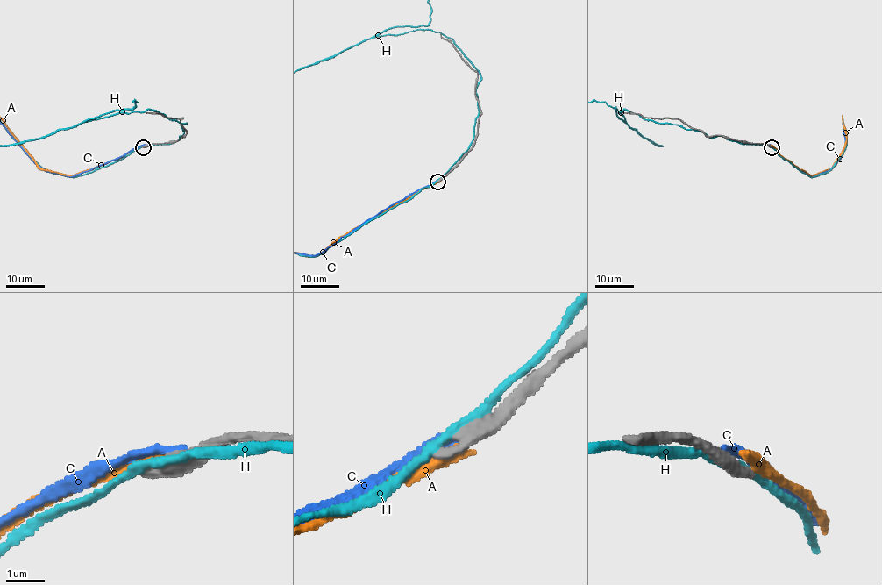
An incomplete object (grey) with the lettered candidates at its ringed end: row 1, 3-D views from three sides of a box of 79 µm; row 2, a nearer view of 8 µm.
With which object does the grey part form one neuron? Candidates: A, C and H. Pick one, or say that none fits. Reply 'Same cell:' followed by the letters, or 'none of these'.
Same cell: none of these

